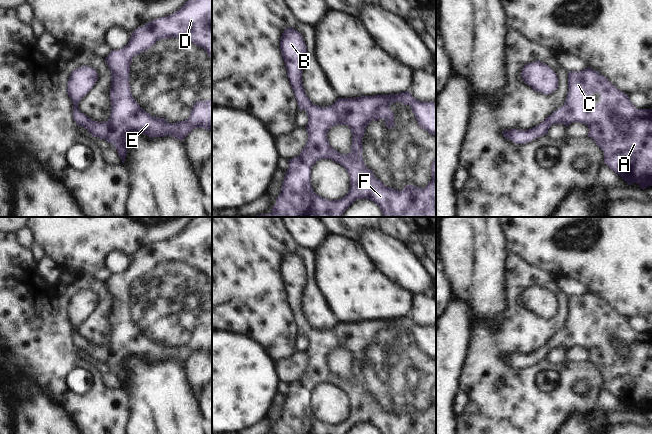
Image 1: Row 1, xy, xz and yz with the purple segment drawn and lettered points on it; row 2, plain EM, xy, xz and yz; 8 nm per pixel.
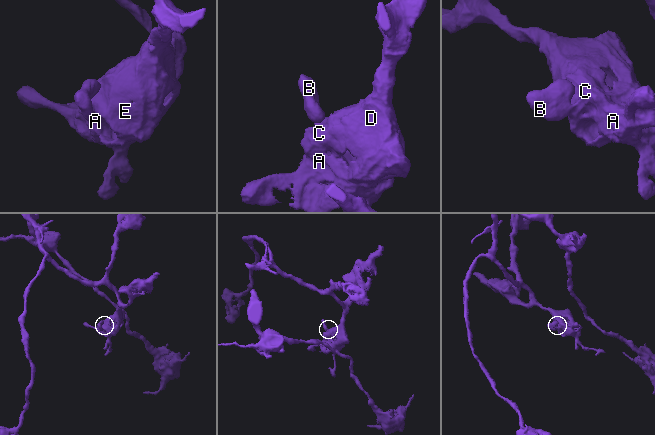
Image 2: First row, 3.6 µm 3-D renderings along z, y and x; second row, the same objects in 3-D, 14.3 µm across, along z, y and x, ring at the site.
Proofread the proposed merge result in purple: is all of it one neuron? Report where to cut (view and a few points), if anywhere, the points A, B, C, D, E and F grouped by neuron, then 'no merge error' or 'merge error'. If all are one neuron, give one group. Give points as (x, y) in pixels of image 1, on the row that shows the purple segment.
no cut | A B C D E F | no merge error

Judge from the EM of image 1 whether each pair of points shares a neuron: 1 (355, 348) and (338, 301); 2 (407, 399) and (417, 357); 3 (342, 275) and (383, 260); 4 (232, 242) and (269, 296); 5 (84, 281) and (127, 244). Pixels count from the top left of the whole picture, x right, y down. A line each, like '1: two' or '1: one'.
1: two
2: one
3: two
4: one
5: two

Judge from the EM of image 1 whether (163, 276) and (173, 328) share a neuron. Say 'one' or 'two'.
one

